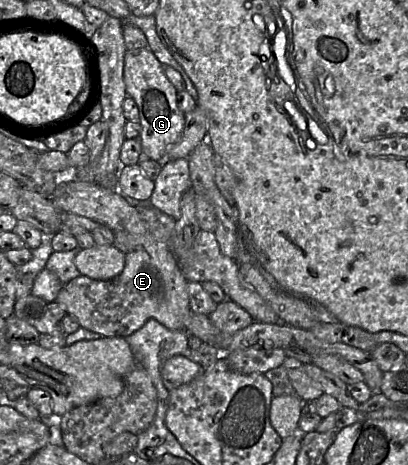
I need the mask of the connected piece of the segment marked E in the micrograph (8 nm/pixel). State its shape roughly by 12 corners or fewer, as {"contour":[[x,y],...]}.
{"contour":[[167,243],[126,253],[112,280],[80,275],[56,301],[126,338],[149,319],[186,330],[187,284]]}

